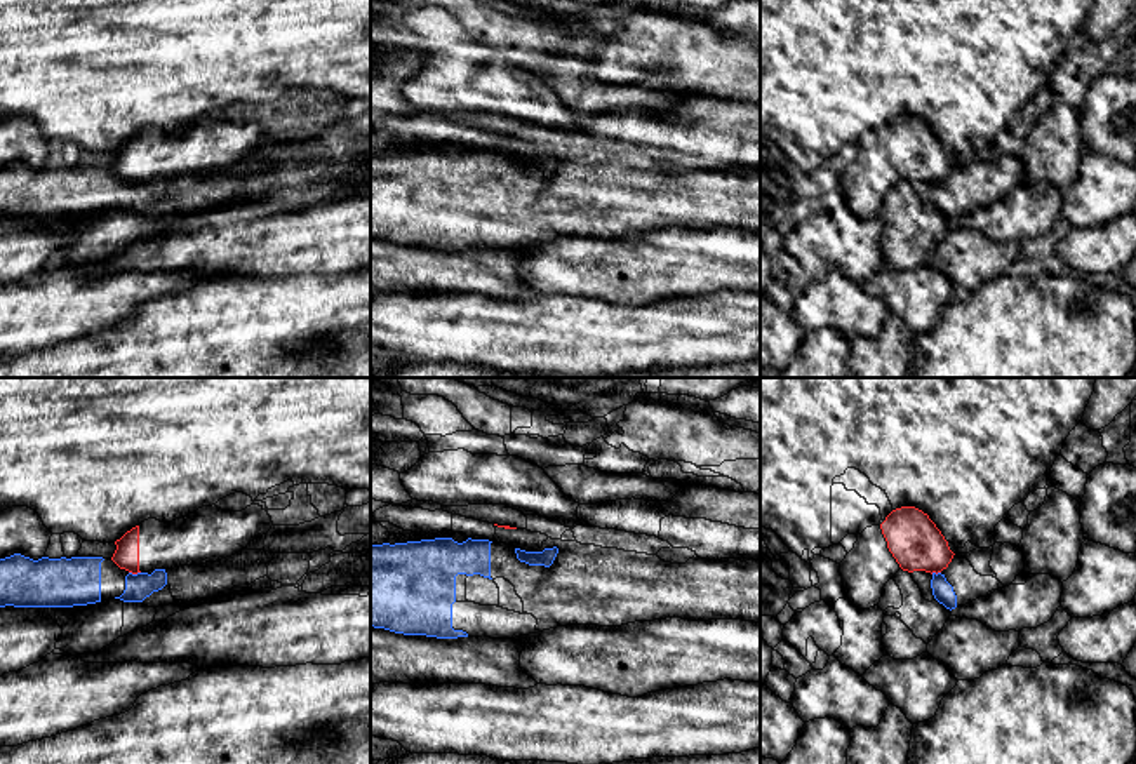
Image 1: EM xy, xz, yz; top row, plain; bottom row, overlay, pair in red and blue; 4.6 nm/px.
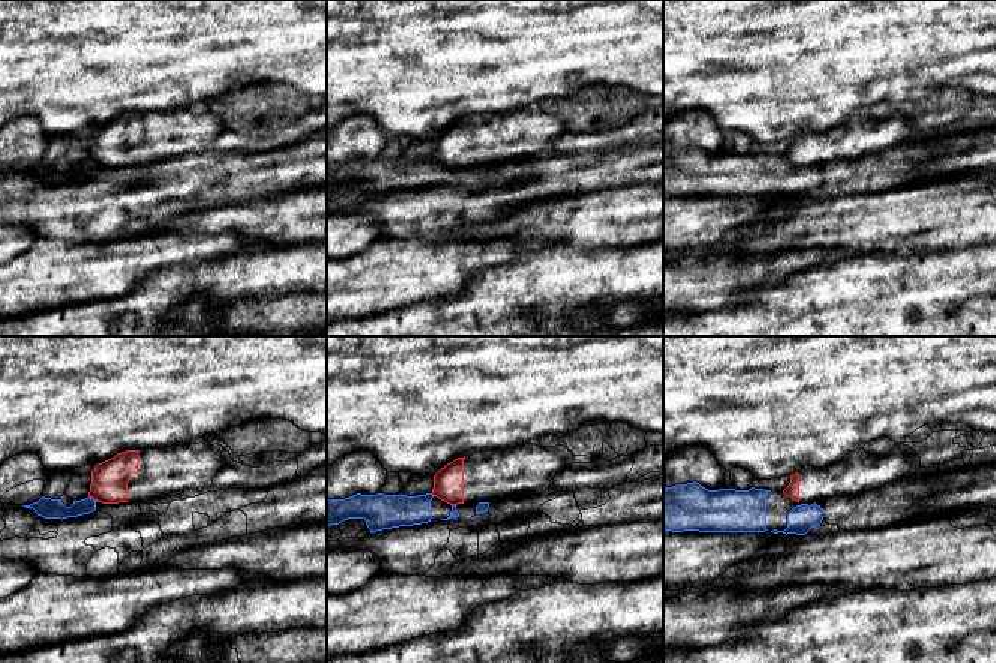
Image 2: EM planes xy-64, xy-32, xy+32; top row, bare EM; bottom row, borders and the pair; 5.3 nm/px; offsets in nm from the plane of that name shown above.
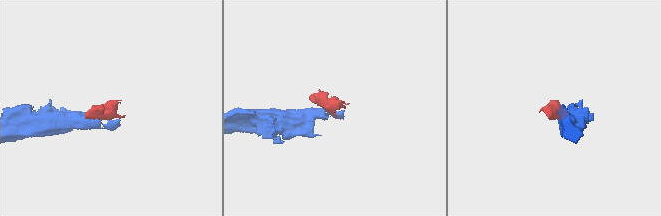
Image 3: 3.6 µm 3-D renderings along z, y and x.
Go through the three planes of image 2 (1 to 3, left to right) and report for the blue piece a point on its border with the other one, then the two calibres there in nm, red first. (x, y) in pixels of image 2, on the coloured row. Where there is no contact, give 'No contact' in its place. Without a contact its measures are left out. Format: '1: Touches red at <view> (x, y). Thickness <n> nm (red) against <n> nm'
1: Touches red at xy-64 (93, 498). Thickness 200 nm (red) against 110 nm
2: Touches red at xy-32 (453, 504). Thickness 160 nm (red) against 50 nm
3: No contact

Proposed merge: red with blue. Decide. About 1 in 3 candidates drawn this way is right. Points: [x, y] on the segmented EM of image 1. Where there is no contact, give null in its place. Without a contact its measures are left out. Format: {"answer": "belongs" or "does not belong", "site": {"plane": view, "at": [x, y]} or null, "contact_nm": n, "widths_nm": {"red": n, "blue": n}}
{"answer": "does not belong", "site": {"plane": "xy", "at": [134, 573]}, "contact_nm": 60, "widths_nm": {"red": 120, "blue": 120}}

